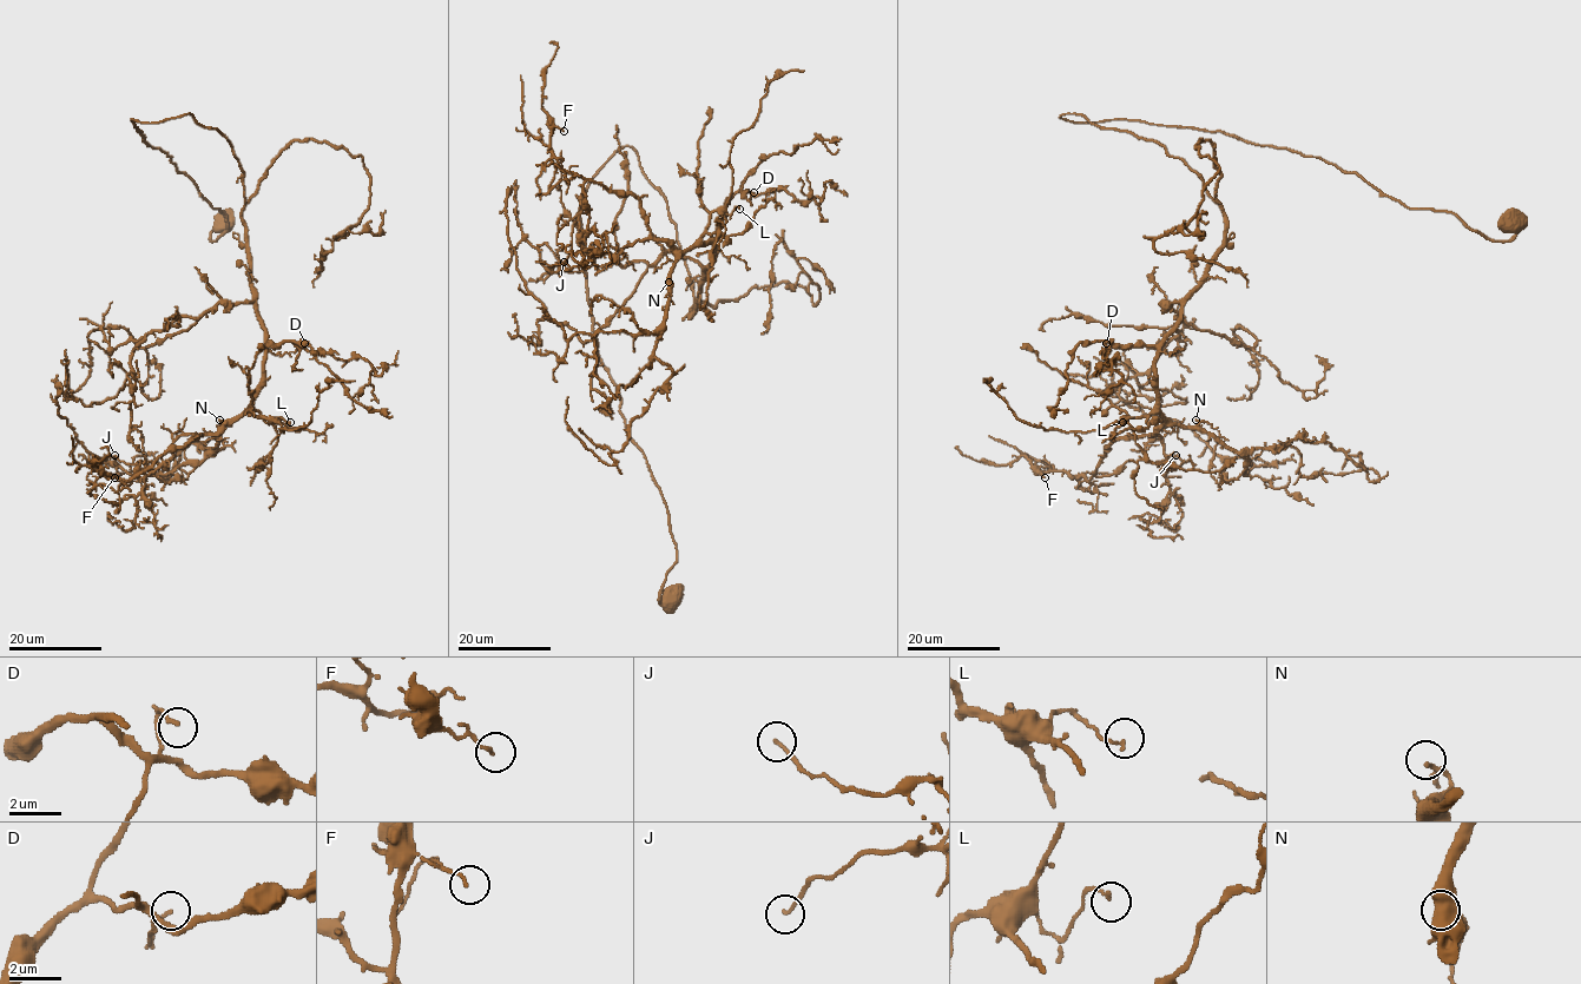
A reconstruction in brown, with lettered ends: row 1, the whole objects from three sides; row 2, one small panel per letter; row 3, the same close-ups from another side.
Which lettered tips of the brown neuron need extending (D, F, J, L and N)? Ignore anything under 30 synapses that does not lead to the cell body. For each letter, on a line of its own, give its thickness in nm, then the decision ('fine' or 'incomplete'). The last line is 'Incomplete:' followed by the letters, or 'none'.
D: 110 nm thick; fine
F: 100 nm thick; fine
J: 130 nm thick; fine
L: 130 nm thick; fine
N: 150 nm thick; fine
Incomplete: none

